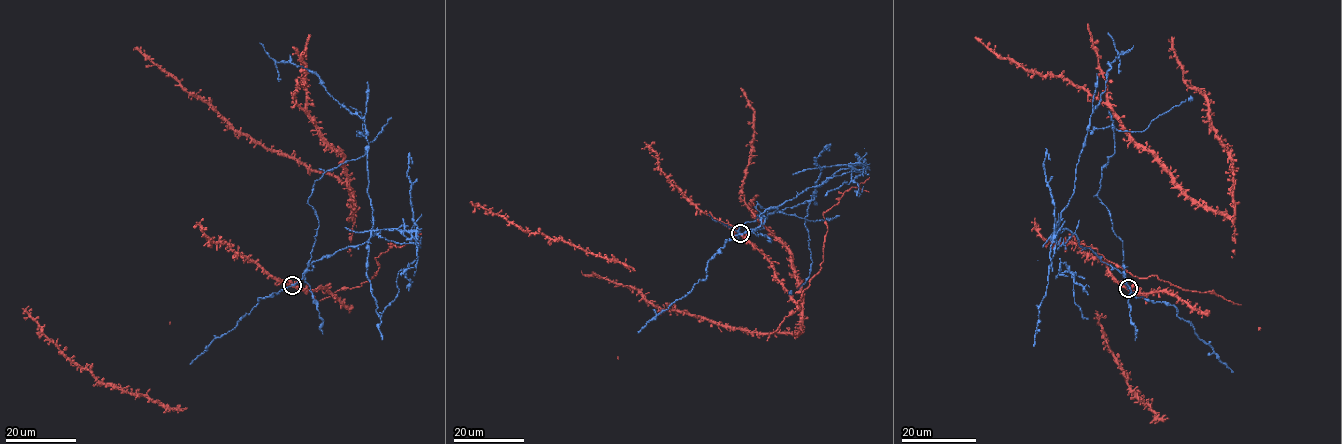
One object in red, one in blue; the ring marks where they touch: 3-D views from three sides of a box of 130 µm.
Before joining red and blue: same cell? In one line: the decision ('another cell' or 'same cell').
another cell

